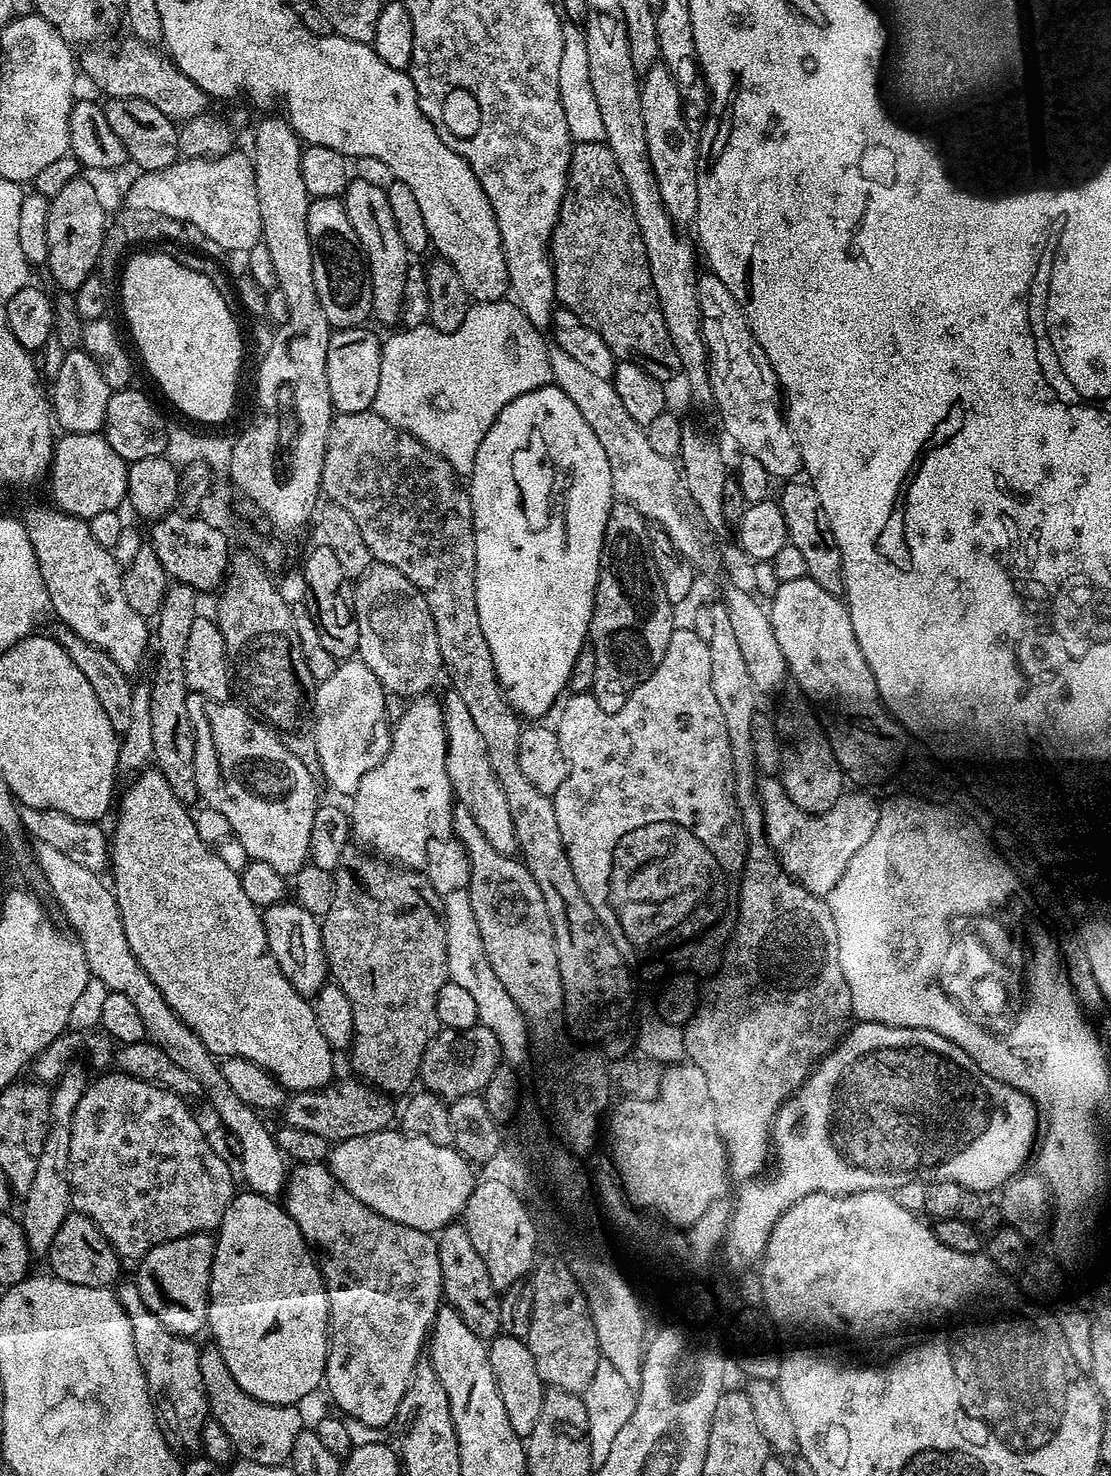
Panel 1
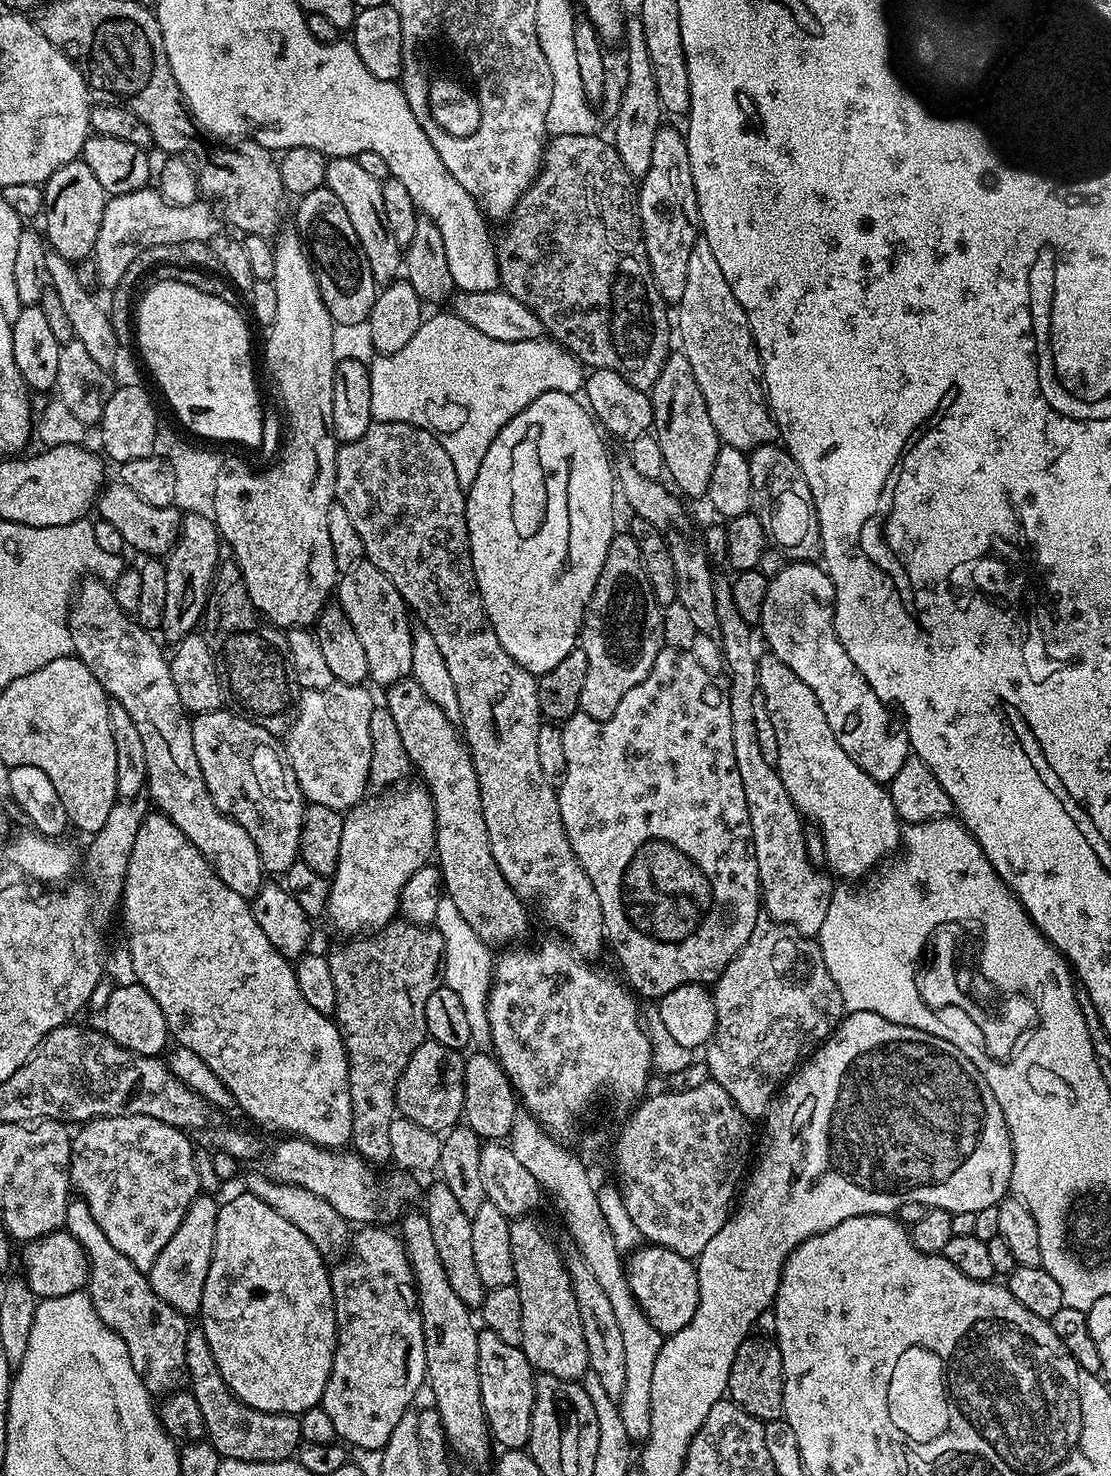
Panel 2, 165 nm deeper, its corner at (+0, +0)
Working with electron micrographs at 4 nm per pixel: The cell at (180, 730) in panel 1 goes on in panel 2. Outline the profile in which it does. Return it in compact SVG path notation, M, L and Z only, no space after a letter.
M183 513L176 544L164 560L166 570L166 614L162 632L172 642L197 631L204 615L210 585L216 575L216 569L222 559L222 537L216 529L215 519L211 515Z

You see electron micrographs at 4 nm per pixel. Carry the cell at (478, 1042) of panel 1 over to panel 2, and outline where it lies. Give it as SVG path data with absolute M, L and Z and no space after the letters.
M431 1038L424 1041L414 1054L410 1054L410 1062L406 1062L406 1070L398 1078L396 1087L396 1107L399 1115L405 1116L410 1122L418 1122L426 1130L443 1134L450 1128L461 1123L464 1114L464 1062L465 1057L455 1048L442 1046Z

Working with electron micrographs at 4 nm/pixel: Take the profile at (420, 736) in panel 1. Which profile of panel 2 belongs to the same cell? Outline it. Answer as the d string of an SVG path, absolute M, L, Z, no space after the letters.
M405 783L403 786L396 786L376 794L380 796L369 795L356 807L349 808L344 816L342 846L338 846L336 873L330 878L332 893L328 899L326 913L327 919L332 919L332 924L338 931L352 932L348 934L368 934L383 928L397 915L400 891L402 886L406 886L406 882L410 882L410 874L425 867L433 859L436 850L434 806L423 783L415 783Z

